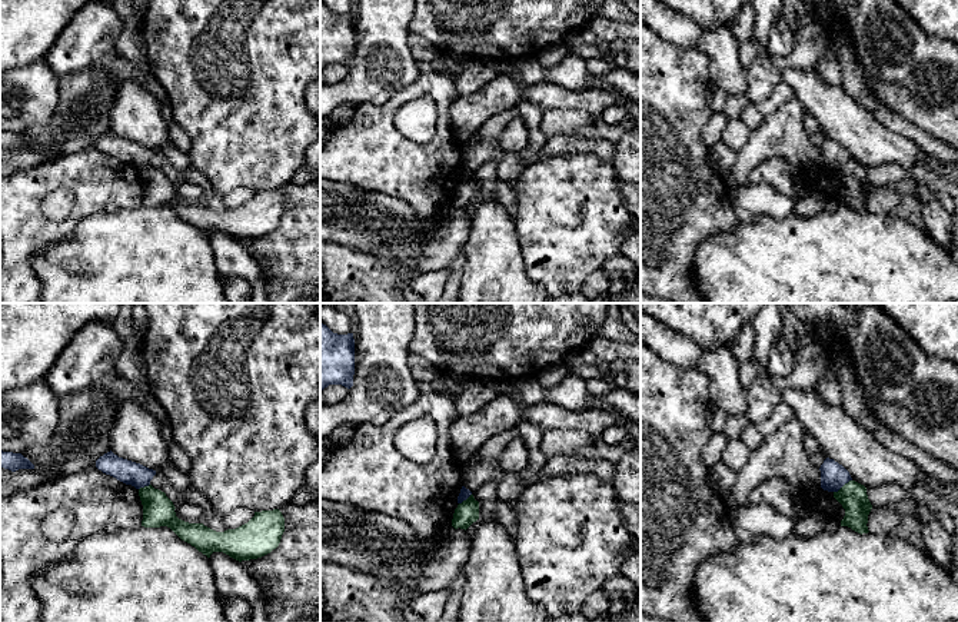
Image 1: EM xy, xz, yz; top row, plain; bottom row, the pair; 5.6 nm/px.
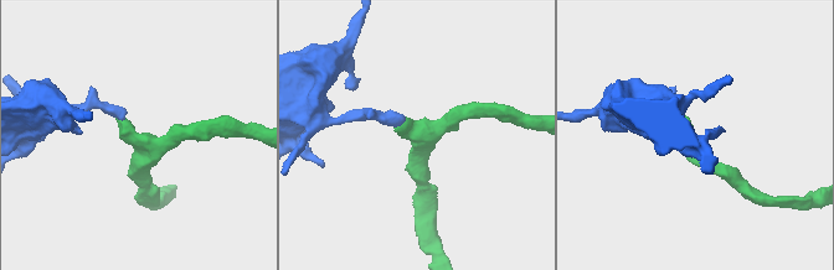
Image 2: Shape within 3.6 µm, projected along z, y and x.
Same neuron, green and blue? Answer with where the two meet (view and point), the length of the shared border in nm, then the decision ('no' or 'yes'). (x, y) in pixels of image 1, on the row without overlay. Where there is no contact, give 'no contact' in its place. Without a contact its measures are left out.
yz (844, 165) | 130 nm | no

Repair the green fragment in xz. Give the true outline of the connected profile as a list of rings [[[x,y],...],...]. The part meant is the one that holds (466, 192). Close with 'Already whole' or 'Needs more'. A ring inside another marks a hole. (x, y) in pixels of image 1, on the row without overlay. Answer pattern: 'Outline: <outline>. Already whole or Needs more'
Outline: [[[470,174],[466,180],[458,184],[453,193],[452,206],[455,209],[468,209],[479,199],[479,182]]]. Already whole

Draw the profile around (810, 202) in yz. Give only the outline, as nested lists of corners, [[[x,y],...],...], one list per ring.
[[[804,187],[802,193],[796,199],[794,213],[804,217],[822,213],[828,204],[828,200],[829,199],[824,197],[819,192]]]

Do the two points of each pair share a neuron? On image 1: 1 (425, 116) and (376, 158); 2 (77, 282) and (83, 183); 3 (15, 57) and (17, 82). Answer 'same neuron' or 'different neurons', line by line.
1: different neurons
2: different neurons
3: different neurons

